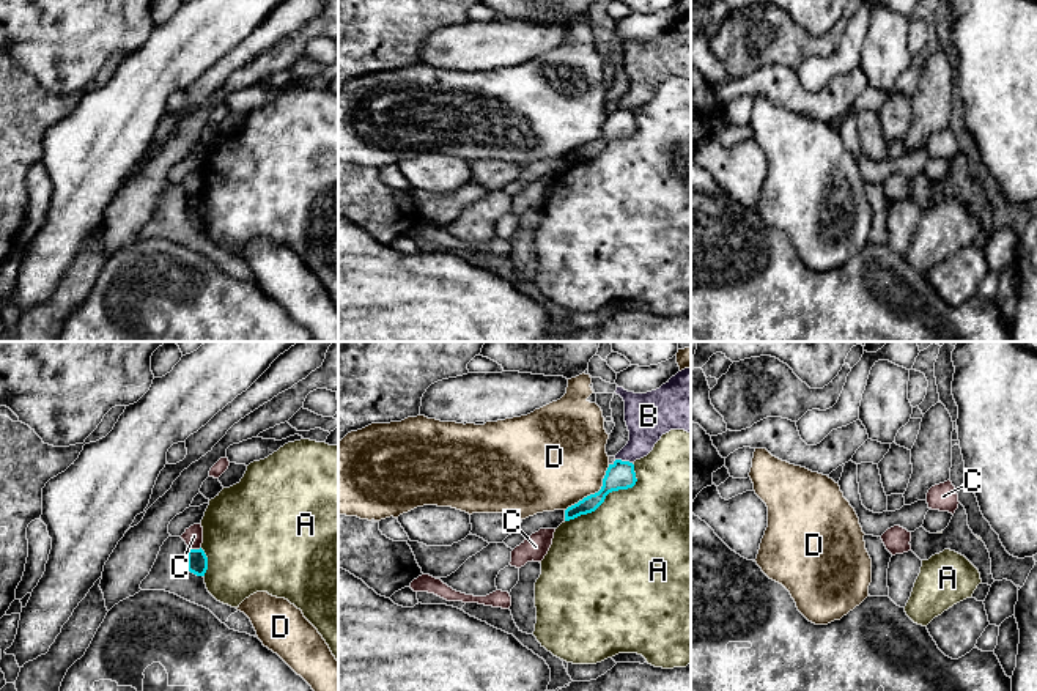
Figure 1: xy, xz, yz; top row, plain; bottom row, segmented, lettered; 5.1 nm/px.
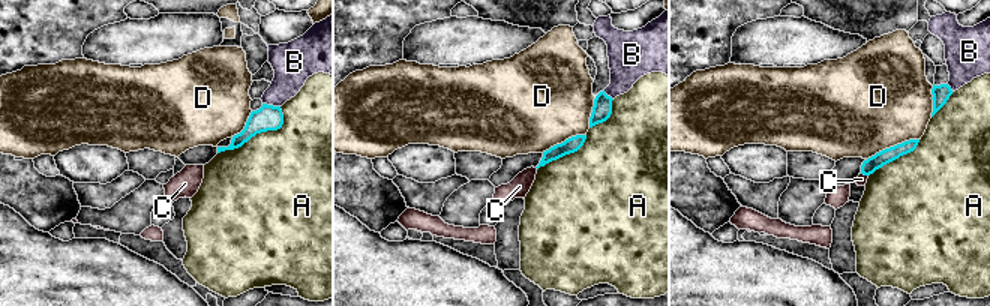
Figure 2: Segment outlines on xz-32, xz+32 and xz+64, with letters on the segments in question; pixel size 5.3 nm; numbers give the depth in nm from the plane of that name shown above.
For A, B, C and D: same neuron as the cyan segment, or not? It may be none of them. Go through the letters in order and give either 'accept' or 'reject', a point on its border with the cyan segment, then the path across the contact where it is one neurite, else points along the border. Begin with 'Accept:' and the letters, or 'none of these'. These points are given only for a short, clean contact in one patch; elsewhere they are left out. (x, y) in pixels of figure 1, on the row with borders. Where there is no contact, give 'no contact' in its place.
Accept: none of these
A: reject | xz (608, 493)
B: reject | xz (623, 461)
C: reject | xy (194, 550) | along xy (200, 546), (189, 550)
D: reject | xz (595, 493)

